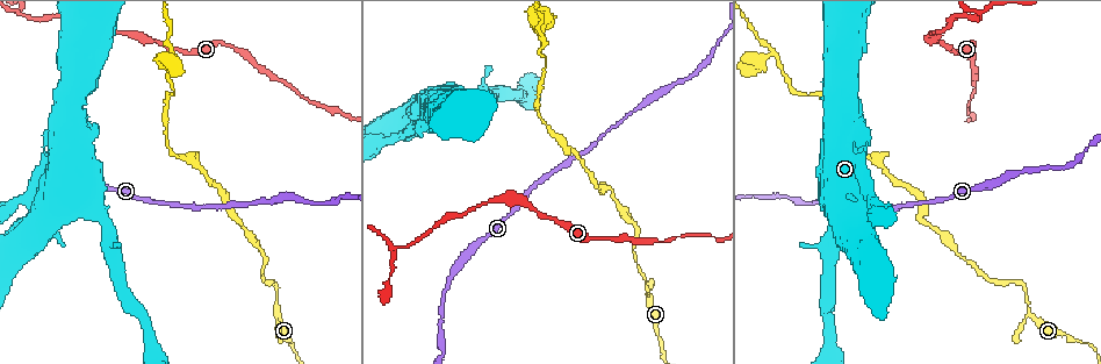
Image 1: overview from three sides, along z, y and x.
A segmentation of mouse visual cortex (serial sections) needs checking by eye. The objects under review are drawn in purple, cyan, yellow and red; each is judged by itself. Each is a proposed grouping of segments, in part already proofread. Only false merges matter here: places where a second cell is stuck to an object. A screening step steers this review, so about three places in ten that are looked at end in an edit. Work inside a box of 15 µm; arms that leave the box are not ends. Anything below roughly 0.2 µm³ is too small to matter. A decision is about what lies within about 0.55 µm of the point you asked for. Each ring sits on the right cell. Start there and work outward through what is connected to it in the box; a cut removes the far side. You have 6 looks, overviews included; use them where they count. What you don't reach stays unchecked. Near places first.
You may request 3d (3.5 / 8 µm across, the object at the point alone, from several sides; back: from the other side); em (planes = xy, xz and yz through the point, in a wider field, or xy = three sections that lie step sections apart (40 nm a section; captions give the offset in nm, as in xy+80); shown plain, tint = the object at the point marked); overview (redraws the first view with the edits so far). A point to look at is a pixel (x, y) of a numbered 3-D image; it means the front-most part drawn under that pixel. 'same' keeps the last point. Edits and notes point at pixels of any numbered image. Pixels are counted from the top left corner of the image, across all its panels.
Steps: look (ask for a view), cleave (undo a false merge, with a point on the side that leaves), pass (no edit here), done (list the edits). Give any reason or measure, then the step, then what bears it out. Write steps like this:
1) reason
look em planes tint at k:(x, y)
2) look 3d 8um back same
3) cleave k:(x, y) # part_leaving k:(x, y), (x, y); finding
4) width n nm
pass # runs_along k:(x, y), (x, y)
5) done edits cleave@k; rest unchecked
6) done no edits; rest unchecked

abrupt turn
look 3d 8um at 1:(24, 15)

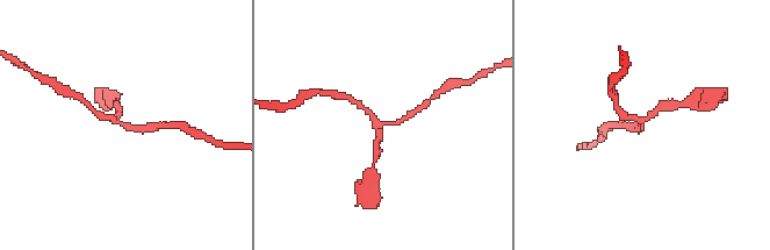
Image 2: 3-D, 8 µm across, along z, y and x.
arms 3; arm_widths 200, 200, 200 nm
look em xy step 1 tint at 2:(644, 125)

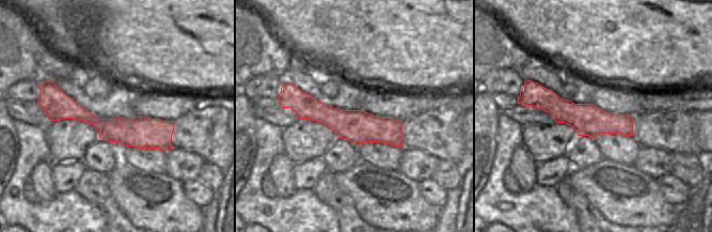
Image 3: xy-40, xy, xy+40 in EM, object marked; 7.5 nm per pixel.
pass # runs_along 3:(46, 105), (169, 145); one cell here

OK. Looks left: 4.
abrupt turn
look em xy step 5 tint at 1:(858, 212)

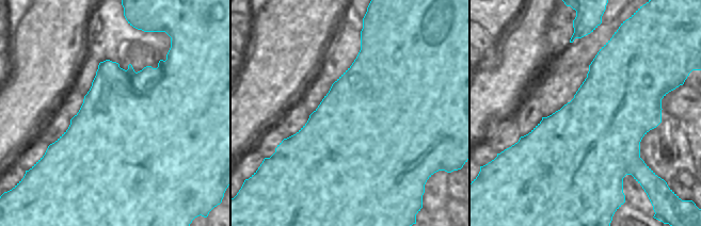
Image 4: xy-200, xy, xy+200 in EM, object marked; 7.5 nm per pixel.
look 3d 3.5um same

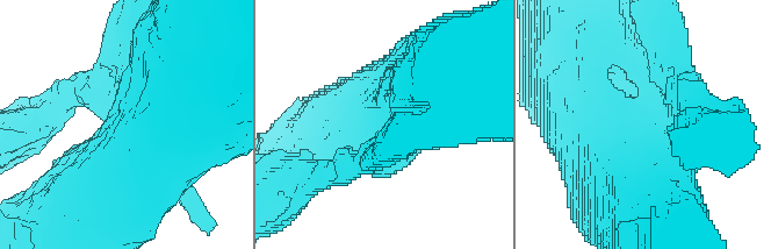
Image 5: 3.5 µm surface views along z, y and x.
cleave 5:(71, 107) # part_leaving 5:(663, 123), (682, 92), (693, 113); a second cell is stuck on

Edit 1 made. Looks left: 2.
done edits cleave@5; rest unchecked

